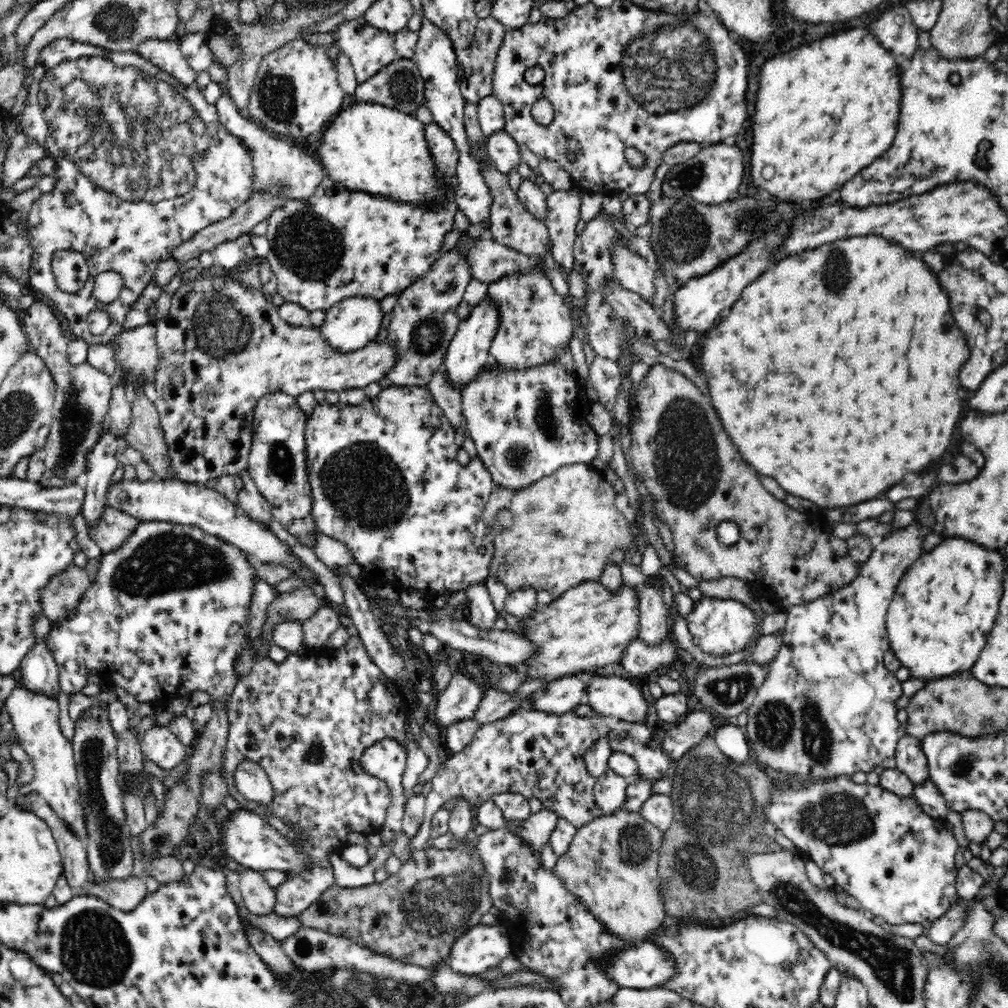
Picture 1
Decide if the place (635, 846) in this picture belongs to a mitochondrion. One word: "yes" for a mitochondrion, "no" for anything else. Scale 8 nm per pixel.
yes

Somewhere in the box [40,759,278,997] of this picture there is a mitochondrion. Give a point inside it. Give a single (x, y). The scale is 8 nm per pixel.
(95, 950)

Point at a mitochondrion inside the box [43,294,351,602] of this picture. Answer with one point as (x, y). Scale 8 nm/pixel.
(167, 561)

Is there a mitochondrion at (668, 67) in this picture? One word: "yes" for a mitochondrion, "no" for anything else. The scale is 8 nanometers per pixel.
yes

